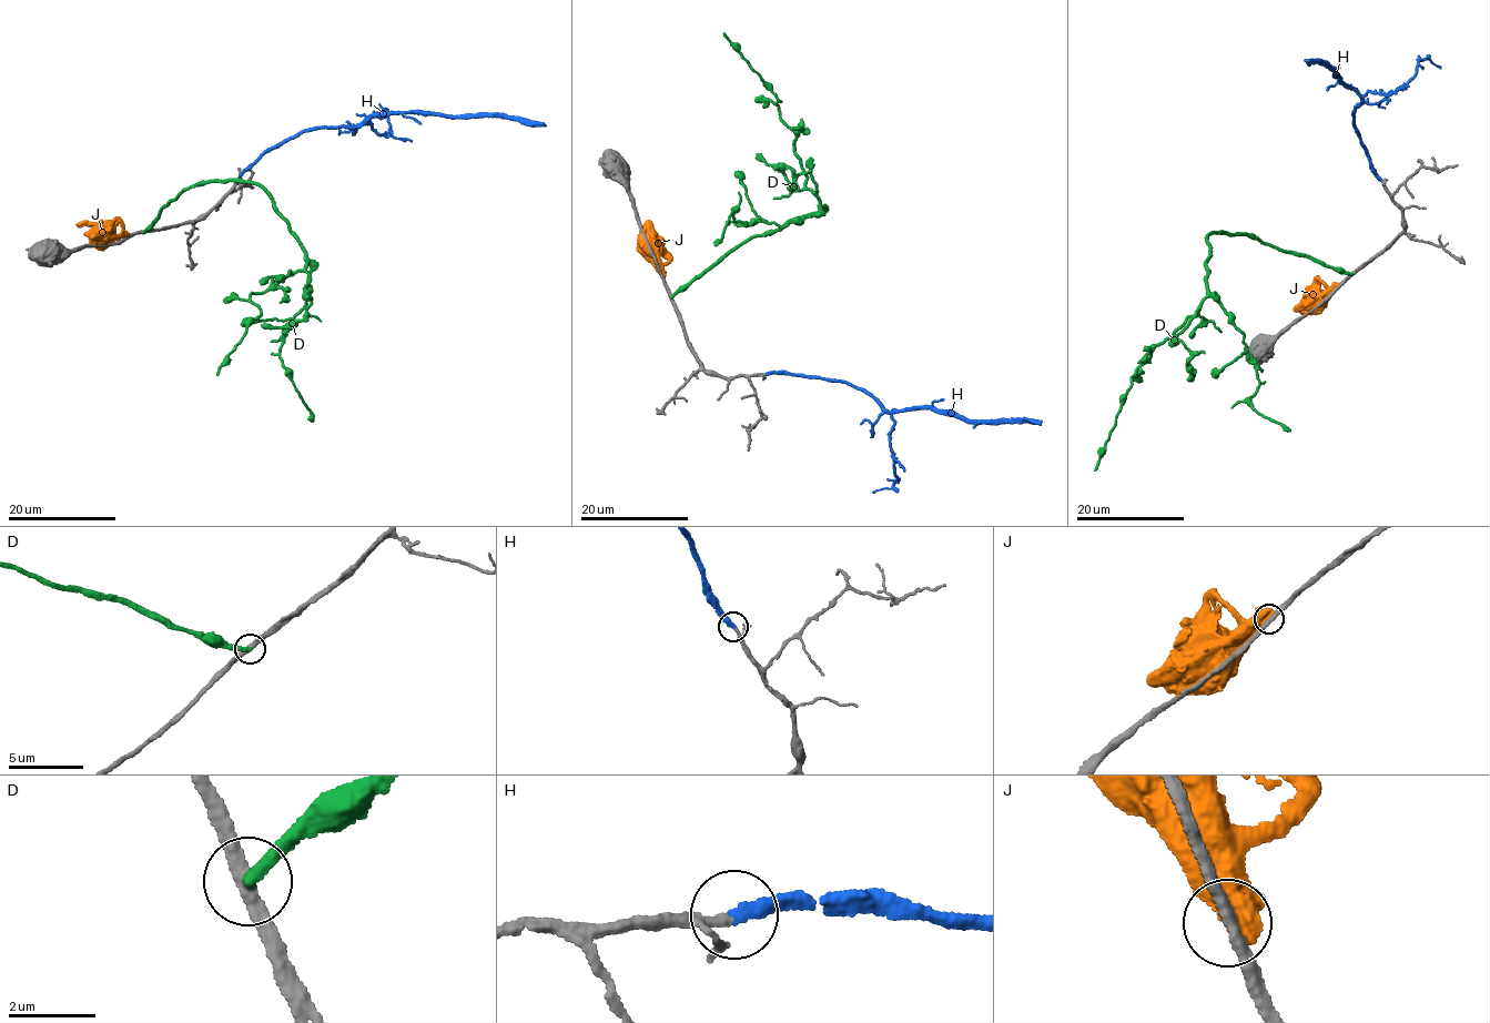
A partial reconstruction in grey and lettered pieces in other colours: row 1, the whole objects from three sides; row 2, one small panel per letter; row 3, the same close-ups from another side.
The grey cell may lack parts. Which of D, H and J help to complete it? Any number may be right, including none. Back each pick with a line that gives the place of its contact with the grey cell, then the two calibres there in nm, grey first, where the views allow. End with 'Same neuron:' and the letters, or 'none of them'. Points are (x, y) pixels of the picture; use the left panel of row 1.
H: contact (240, 176); calibres 150 and 320 nm
Same neuron: H

